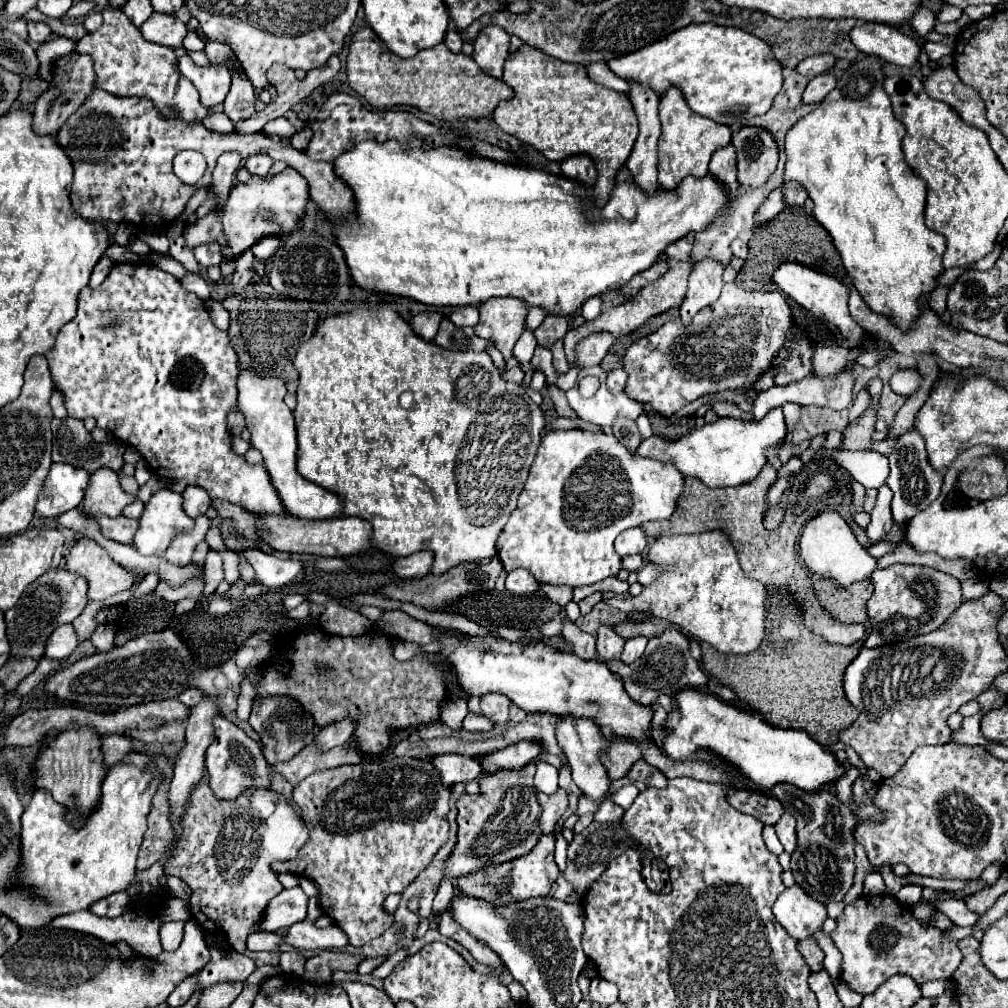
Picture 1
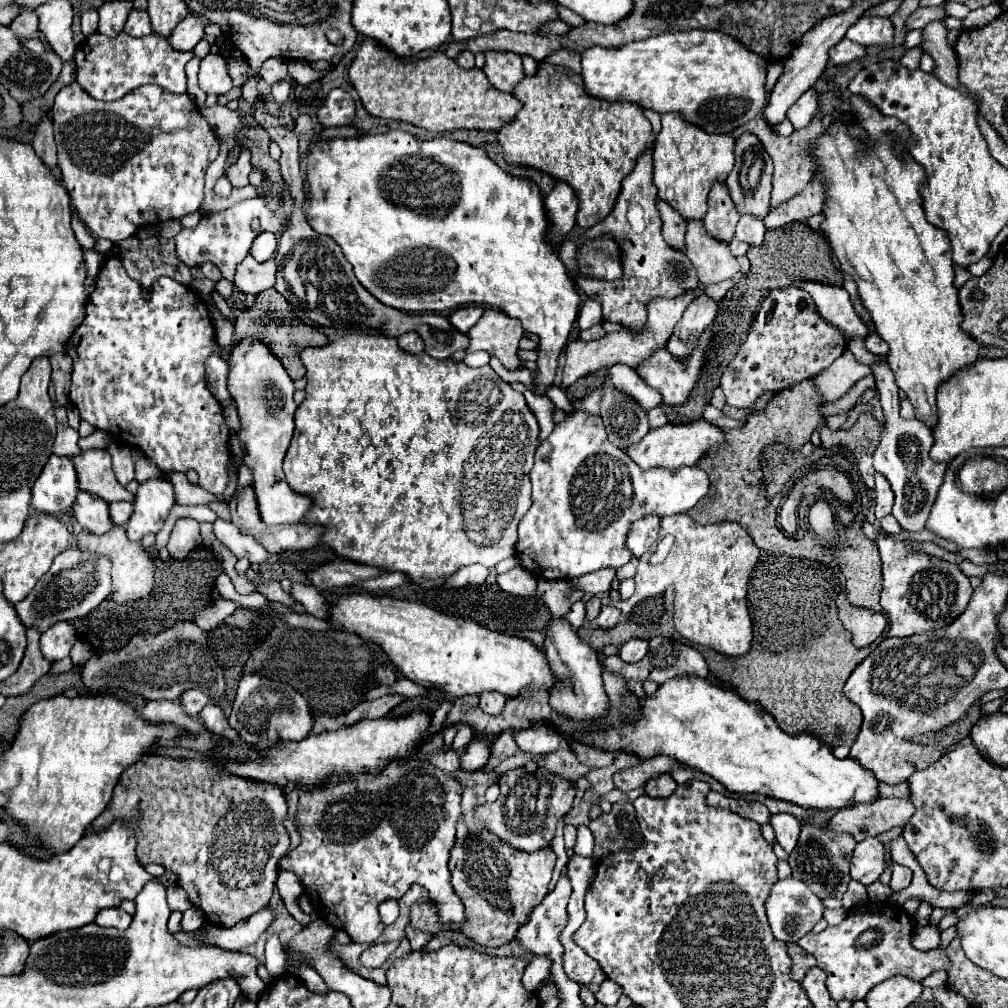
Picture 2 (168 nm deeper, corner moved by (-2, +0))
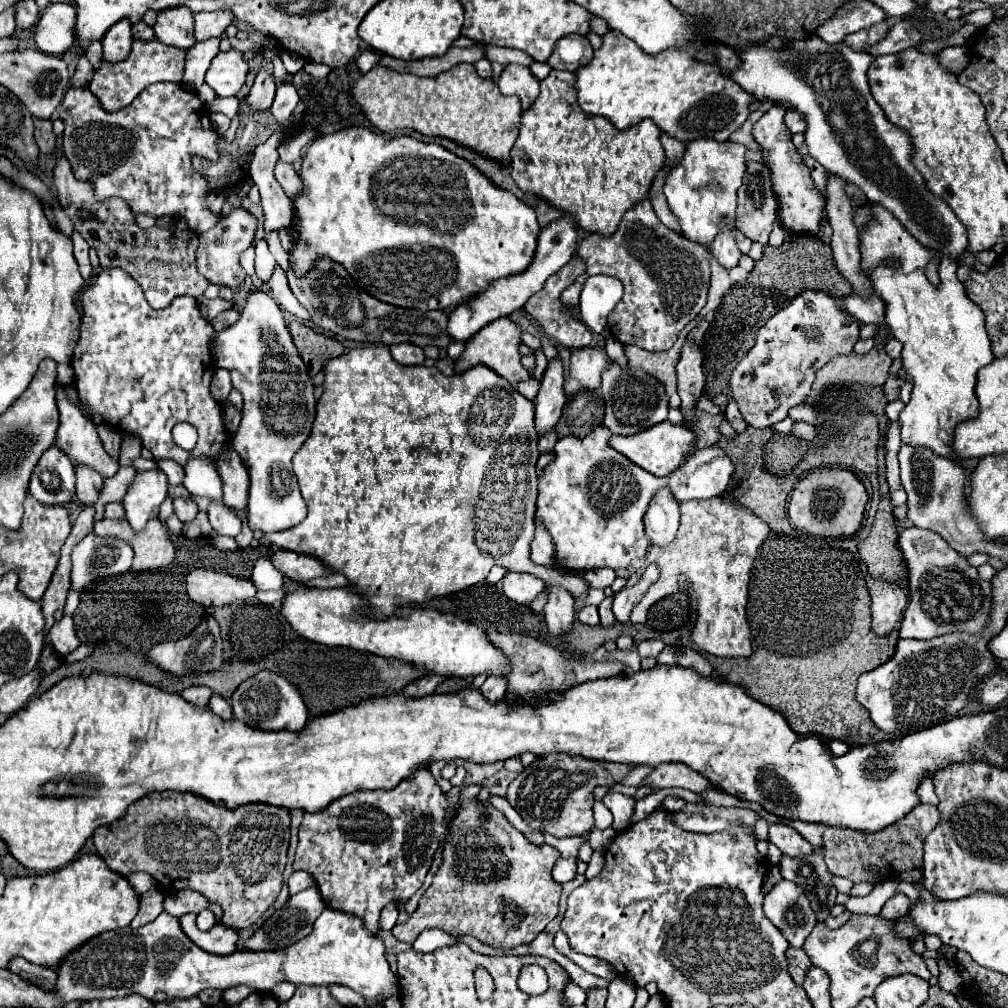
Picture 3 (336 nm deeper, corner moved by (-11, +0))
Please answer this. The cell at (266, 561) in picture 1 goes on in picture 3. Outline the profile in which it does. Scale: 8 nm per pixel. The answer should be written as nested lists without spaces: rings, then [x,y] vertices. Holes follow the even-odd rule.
[[[211,500],[209,508],[207,508],[207,516],[209,516],[211,528],[221,536],[237,536],[243,528],[241,516],[219,500]]]

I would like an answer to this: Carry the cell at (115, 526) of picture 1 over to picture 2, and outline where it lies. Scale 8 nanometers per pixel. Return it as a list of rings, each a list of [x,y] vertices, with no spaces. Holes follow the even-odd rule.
[[[84,490],[78,492],[72,510],[74,510],[74,516],[76,516],[78,524],[92,534],[102,536],[110,528],[114,528],[114,522],[110,522],[108,504],[104,500],[100,500],[98,496],[92,496]]]

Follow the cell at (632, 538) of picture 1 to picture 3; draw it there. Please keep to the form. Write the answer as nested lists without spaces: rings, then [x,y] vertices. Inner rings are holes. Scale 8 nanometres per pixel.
[[[667,488],[663,492],[657,492],[651,500],[651,506],[645,512],[645,534],[651,544],[665,546],[669,544],[679,526],[679,502]]]

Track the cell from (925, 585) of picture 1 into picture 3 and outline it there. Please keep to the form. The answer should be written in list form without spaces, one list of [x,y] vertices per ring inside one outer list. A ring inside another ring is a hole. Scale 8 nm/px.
[[[915,526],[907,528],[899,534],[897,542],[909,568],[909,604],[903,612],[899,638],[927,640],[951,632],[981,634],[991,616],[991,582],[983,580],[965,556],[957,554],[939,534],[931,530]]]

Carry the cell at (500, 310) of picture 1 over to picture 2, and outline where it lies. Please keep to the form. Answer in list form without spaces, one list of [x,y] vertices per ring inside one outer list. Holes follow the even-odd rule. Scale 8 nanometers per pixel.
[[[488,308],[482,318],[470,328],[468,352],[486,350],[490,356],[496,356],[506,370],[518,368],[518,342],[524,336],[520,320],[506,316],[500,310]]]

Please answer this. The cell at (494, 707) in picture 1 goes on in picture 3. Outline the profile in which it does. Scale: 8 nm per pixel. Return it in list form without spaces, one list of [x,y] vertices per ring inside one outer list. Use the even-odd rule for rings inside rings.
[[[489,676],[483,686],[481,686],[481,692],[487,700],[491,702],[499,702],[505,692],[507,692],[507,678],[505,676]]]

